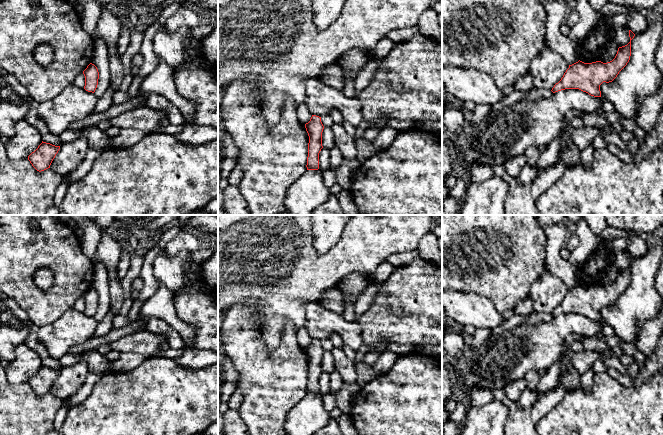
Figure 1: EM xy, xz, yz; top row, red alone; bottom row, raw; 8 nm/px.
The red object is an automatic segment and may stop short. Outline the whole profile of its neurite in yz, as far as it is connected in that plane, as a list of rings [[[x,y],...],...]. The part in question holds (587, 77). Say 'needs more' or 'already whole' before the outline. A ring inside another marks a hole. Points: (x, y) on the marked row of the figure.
already whole; [[[629,30],[630,42],[618,48],[615,58],[607,63],[596,61],[584,63],[578,61],[564,73],[561,80],[554,85],[552,92],[565,89],[579,89],[594,97],[601,97],[600,85],[612,82],[619,72],[627,65],[631,56],[631,40],[635,34]]]

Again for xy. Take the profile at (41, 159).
already whole; [[[43,142],[28,156],[32,166],[39,172],[50,168],[50,165],[58,153],[60,146]]]

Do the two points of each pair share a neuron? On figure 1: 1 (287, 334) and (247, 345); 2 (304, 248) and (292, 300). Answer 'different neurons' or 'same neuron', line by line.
1: same neuron
2: same neuron

